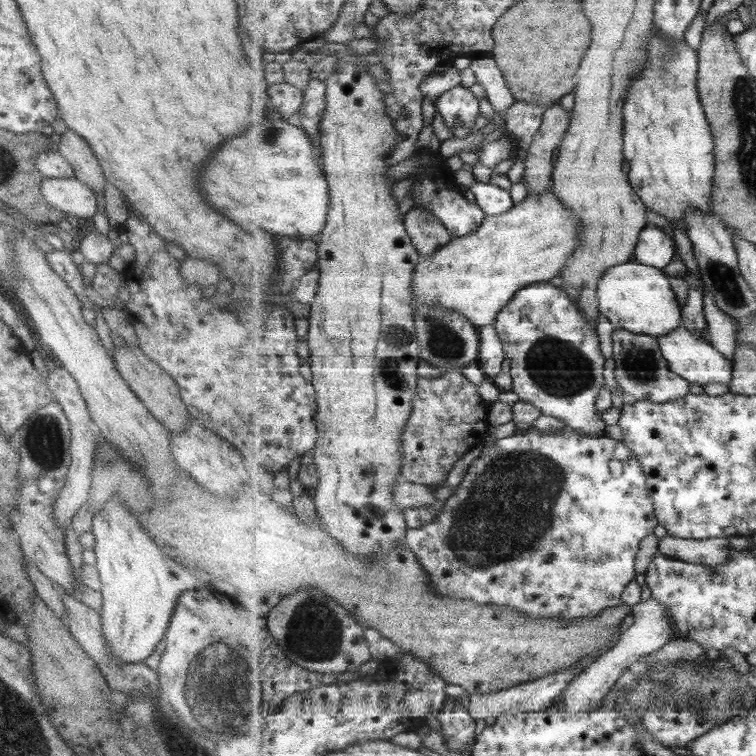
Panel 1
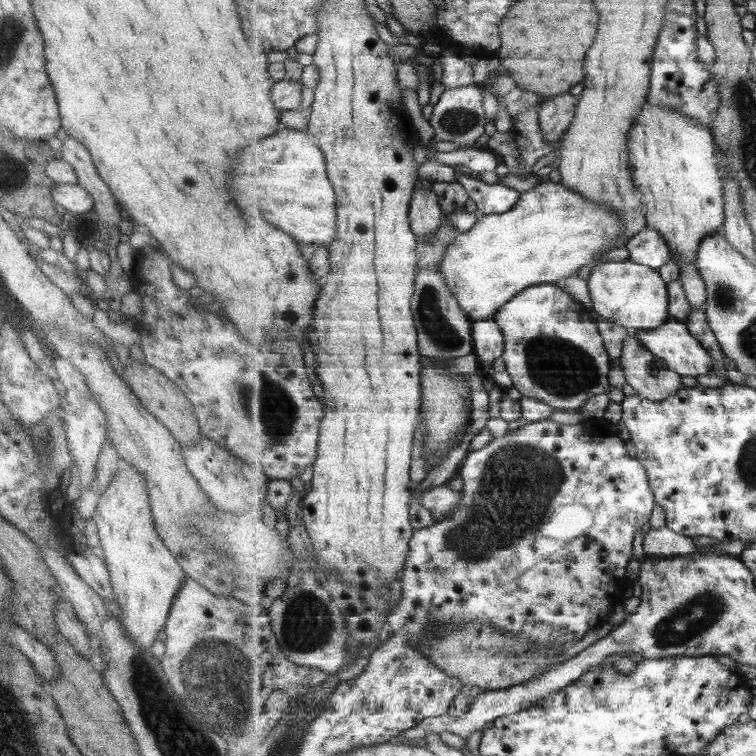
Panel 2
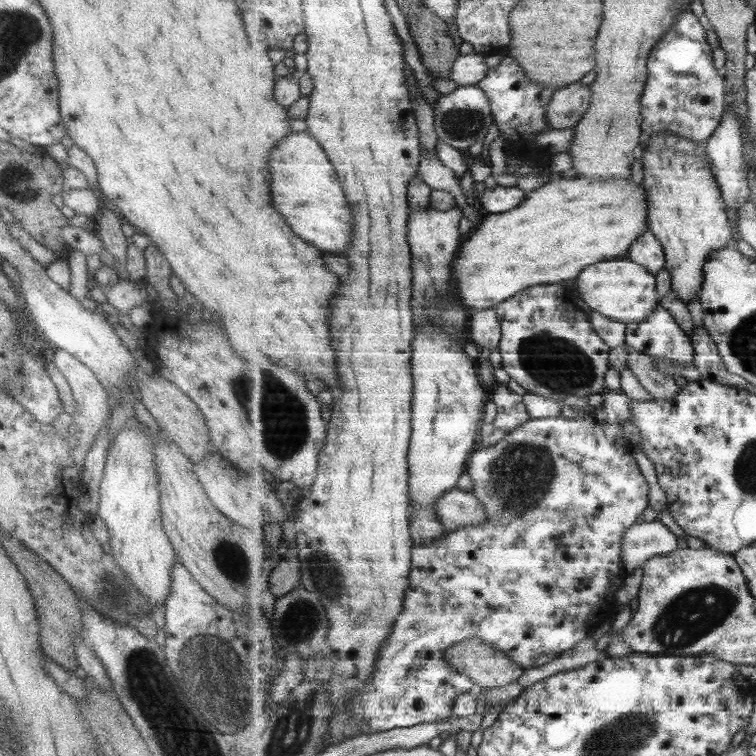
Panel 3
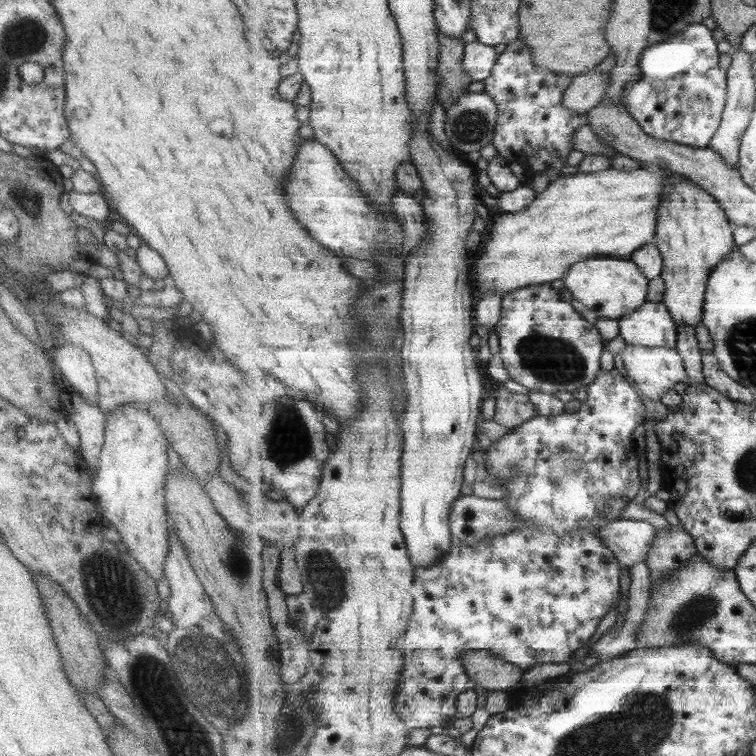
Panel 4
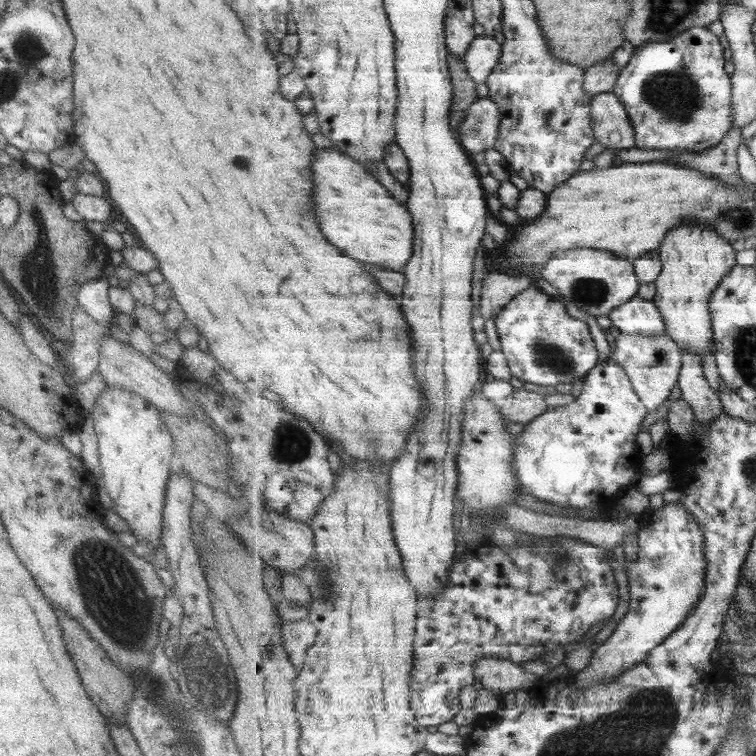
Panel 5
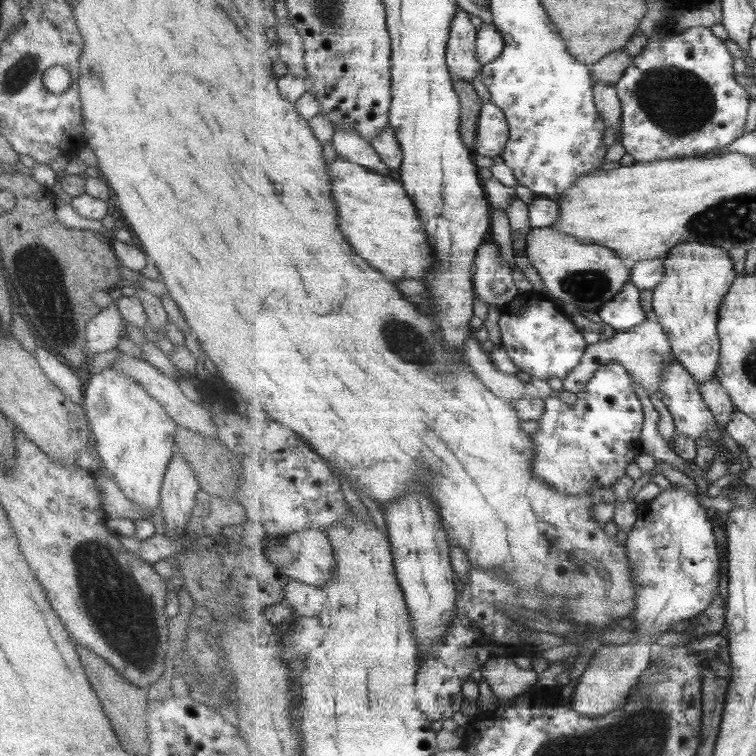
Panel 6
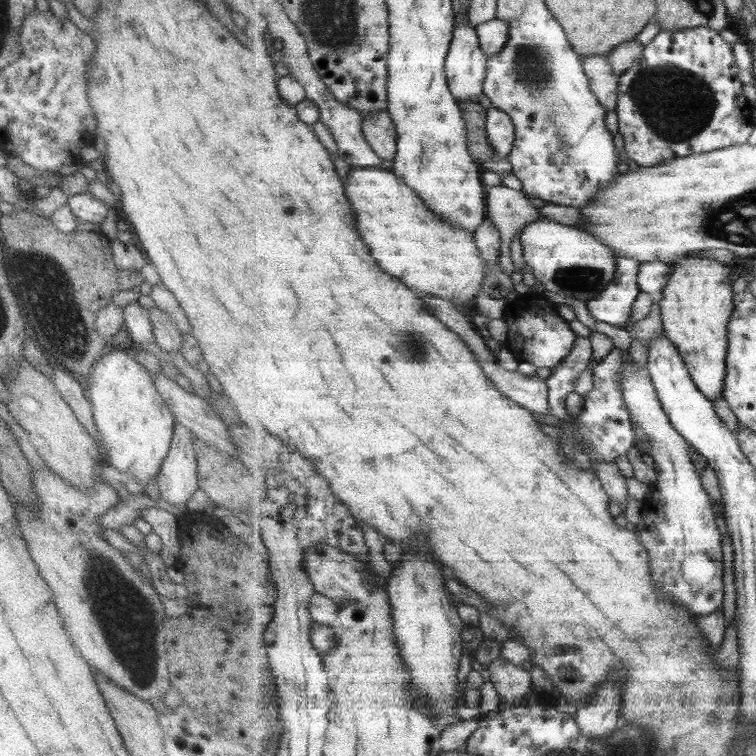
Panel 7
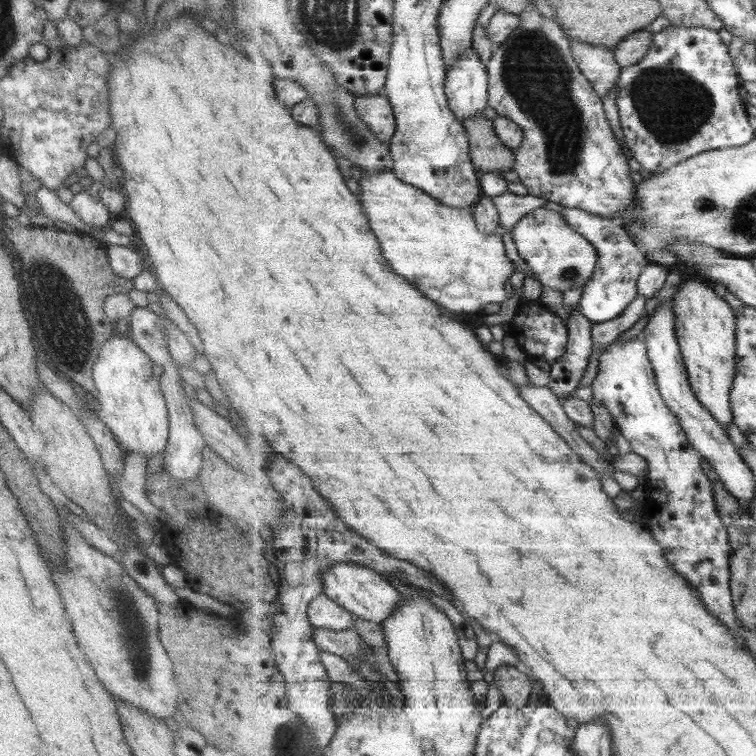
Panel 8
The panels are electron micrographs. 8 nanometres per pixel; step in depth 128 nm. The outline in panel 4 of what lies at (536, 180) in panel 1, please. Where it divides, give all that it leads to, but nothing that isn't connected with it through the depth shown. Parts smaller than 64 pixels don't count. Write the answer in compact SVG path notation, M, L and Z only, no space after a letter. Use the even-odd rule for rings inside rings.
M593 69L577 75L570 89L565 93L564 105L570 108L575 116L589 116L590 110L595 108L598 104L601 104L601 101L604 100L604 96L607 94L610 84L612 85L610 73L610 71Z

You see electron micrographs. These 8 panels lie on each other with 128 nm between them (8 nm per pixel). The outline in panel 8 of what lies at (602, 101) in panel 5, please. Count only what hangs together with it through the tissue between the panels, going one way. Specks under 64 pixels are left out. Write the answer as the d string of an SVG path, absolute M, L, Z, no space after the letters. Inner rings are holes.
M570 39L571 52L579 63L582 73L594 84L594 89L603 97L621 74L621 67L613 50L604 46Z

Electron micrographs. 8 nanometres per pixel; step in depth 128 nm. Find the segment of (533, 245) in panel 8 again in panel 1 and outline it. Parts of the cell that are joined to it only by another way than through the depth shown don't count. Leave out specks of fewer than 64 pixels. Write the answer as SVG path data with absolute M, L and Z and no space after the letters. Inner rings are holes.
M629 261L612 266L598 284L599 311L615 329L655 338L667 336L683 324L682 307L664 269Z

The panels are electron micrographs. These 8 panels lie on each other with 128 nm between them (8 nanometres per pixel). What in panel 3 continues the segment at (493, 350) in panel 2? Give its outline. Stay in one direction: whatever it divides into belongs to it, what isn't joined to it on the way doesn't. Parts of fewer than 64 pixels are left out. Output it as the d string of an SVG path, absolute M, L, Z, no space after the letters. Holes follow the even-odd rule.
M495 307L487 308L487 310L481 310L473 312L469 323L469 335L470 341L474 342L478 349L484 348L489 352L492 352L497 348L499 350L499 344L503 338L502 326L499 320L499 316Z

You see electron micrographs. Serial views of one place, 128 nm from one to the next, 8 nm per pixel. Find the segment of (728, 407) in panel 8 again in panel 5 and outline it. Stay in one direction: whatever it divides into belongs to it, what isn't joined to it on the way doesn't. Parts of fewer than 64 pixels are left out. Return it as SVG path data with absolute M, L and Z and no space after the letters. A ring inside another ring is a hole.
M684 222L677 228L670 230L659 250L663 270L655 282L657 294L652 302L656 304L659 313L663 315L663 321L667 325L667 335L677 342L682 352L699 355L703 358L703 363L707 355L716 350L715 332L713 332L713 324L711 324L711 299L715 290L722 284L722 280L737 264L735 252L734 243L721 238L721 235L708 224L696 224L696 222Z

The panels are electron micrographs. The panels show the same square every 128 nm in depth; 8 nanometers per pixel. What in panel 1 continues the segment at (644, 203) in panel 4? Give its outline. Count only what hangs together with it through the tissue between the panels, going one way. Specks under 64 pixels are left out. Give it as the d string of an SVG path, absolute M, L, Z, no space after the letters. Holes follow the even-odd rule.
M547 189L536 195L527 194L525 198L517 203L511 210L498 215L486 215L481 223L481 226L471 234L464 237L455 237L452 241L440 247L440 249L431 255L431 257L425 261L421 261L415 269L414 278L414 308L417 306L441 306L441 308L449 308L449 310L455 310L459 314L463 314L467 320L471 322L476 328L483 326L495 325L498 314L503 311L505 306L508 306L511 299L520 291L535 283L549 282L553 280L555 276L560 276L563 269L566 268L568 262L574 257L576 248L580 243L580 236L582 236L582 224L578 219L578 216L568 207L555 193L553 189Z

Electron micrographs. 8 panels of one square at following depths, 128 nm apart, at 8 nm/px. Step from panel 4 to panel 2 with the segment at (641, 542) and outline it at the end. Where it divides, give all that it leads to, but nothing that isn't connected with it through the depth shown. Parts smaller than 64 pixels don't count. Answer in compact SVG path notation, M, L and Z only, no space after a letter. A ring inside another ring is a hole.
M666 524L663 527L650 528L644 534L643 550L647 557L674 557L695 554L701 548L693 544L691 537L675 532Z

